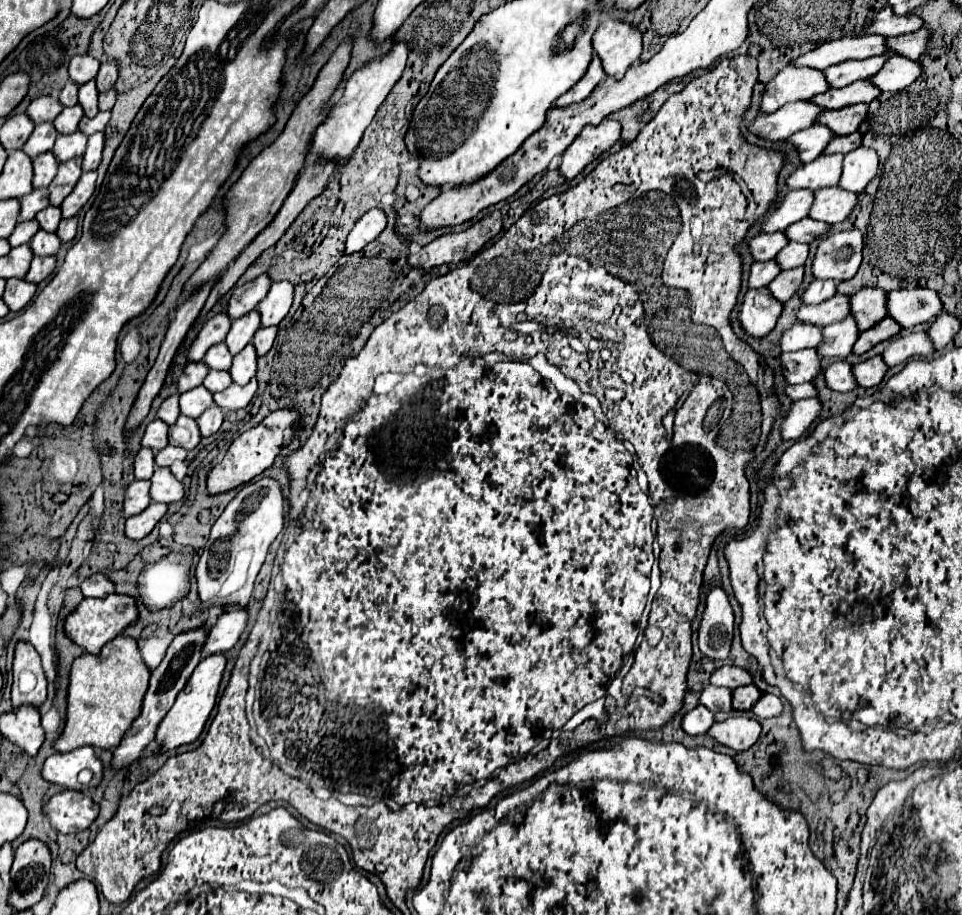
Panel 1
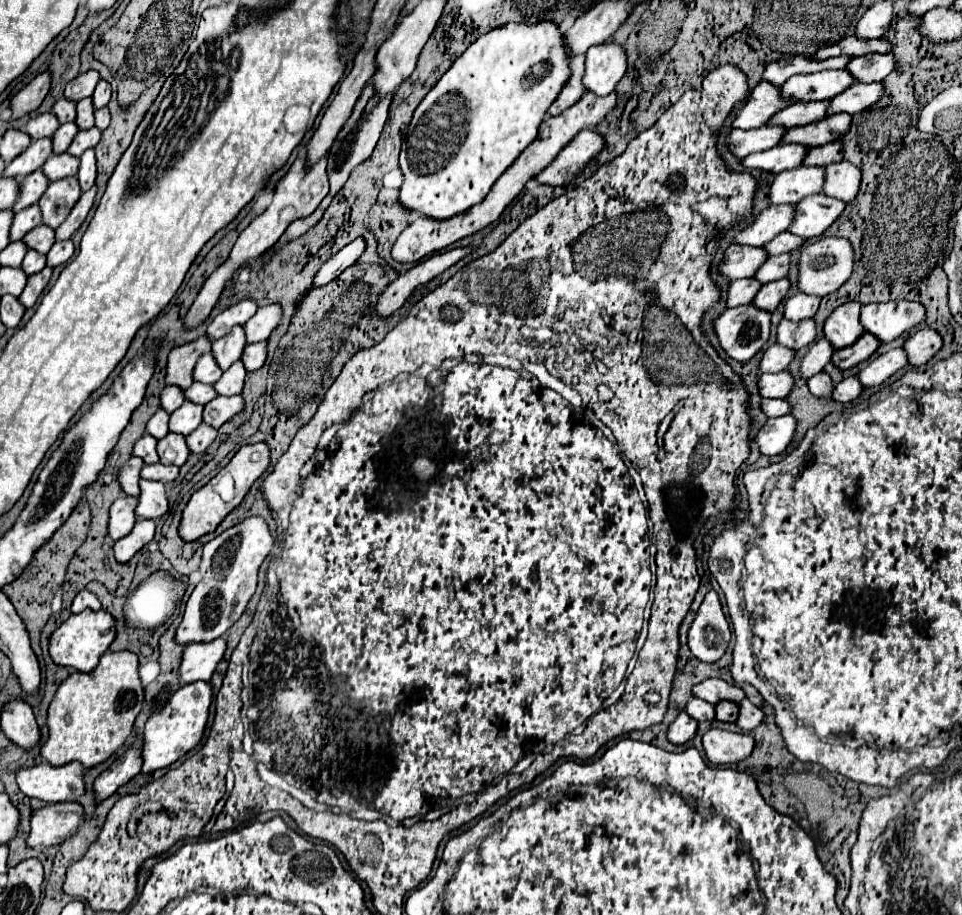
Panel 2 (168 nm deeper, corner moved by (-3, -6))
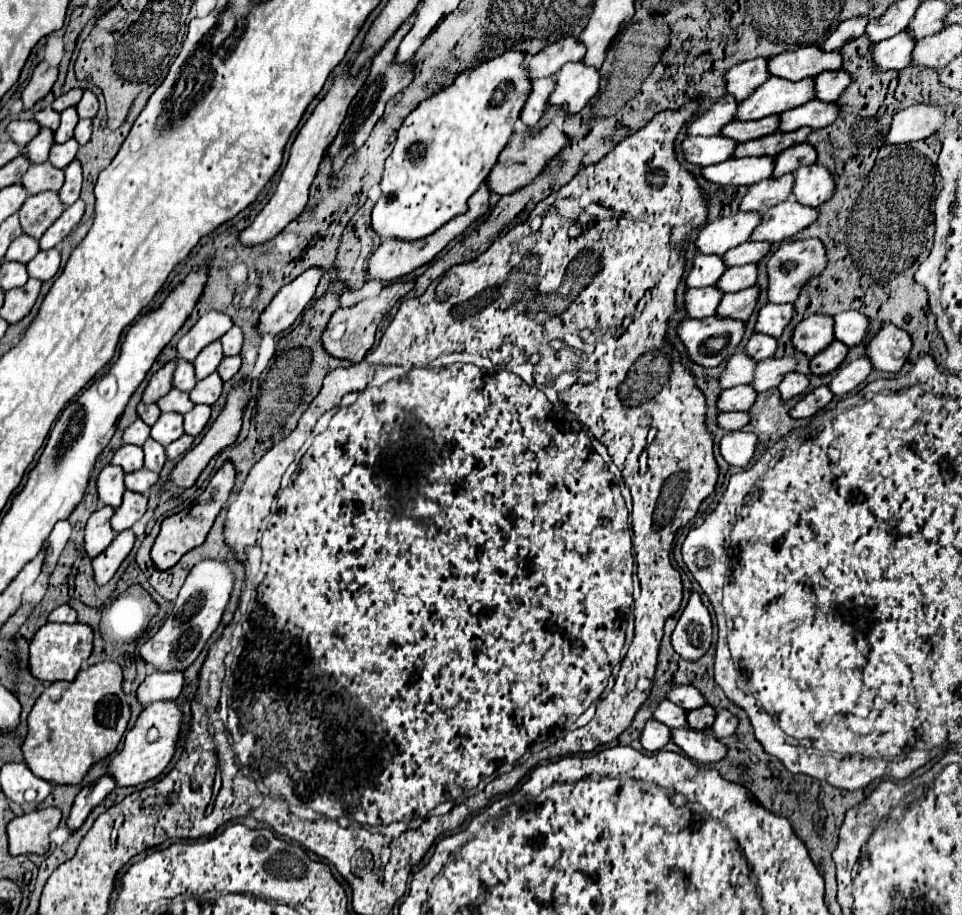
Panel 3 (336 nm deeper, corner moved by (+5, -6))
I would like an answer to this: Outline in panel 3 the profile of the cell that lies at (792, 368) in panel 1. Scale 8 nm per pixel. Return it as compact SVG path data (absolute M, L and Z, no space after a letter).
M741 385L741 387L733 387L733 389L725 389L717 395L717 411L725 413L725 411L747 411L749 405L753 405L757 393L753 393L753 389L749 389L749 385Z

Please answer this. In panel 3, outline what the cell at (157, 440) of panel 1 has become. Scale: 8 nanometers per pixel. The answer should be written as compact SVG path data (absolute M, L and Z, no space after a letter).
M123 445L115 451L111 465L119 465L125 473L133 473L137 469L143 467L143 453L141 447L133 447L133 445Z

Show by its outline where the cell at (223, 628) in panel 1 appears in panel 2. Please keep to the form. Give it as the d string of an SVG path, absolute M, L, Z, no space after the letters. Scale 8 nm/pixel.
M225 637L187 645L181 661L181 681L183 683L193 683L199 679L209 681L217 663L223 659L225 649L227 649Z

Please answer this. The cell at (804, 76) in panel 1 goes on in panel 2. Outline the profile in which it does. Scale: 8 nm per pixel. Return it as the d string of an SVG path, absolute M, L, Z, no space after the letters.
M761 81L751 95L747 97L745 107L741 107L735 115L733 127L739 129L755 129L765 125L777 111L793 105L793 97L783 97L781 87L769 83L769 81Z

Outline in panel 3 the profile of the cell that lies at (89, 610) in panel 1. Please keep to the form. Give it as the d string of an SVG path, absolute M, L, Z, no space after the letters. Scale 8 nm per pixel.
M73 623L73 625L43 625L31 639L29 645L29 671L35 679L45 683L55 681L73 681L81 663L91 655L93 647L93 631L89 625Z

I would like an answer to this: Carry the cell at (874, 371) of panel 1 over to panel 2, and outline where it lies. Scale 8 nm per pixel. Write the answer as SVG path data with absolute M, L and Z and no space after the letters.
M847 377L843 379L835 391L833 391L833 399L835 401L841 401L841 403L849 403L849 401L855 401L859 399L859 395L865 391L865 387L861 385L859 377Z

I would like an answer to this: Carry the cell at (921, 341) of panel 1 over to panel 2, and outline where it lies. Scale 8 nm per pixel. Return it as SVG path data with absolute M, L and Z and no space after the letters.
M903 347L891 349L883 355L879 355L877 359L873 359L857 377L865 387L875 387L885 383L893 373L897 373L899 369L909 365L909 357L905 353Z

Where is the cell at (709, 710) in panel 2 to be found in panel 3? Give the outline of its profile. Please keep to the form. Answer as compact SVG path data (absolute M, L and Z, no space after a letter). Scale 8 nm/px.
M659 701L655 711L653 711L653 719L667 725L669 729L675 729L675 727L685 727L685 709L673 705L671 701Z

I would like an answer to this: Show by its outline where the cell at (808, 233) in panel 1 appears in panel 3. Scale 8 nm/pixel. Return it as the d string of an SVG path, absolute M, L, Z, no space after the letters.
M761 241L761 243L743 243L737 245L733 249L729 249L721 259L727 267L735 267L735 265L747 265L747 263L757 263L759 259L763 259L769 253L769 243Z

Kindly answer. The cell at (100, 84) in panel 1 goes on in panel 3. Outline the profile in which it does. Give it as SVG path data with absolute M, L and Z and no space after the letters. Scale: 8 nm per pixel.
M85 91L85 93L83 93L83 99L81 99L79 105L77 105L77 115L79 115L79 119L93 119L95 113L97 113L97 109L99 109L97 97L95 97L91 91Z

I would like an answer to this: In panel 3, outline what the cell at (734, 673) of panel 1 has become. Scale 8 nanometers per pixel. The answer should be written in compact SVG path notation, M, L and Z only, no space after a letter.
M677 685L677 687L673 687L671 691L667 691L665 697L667 697L669 701L673 701L675 705L683 707L685 711L699 709L699 707L705 705L705 699L701 697L701 693L699 693L693 685Z

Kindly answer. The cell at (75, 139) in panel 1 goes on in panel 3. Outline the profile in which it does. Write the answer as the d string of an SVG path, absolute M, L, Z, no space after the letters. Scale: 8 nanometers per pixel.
M47 161L41 165L29 165L27 173L21 179L21 185L29 195L37 195L41 191L59 191L63 185L63 171L53 169Z

